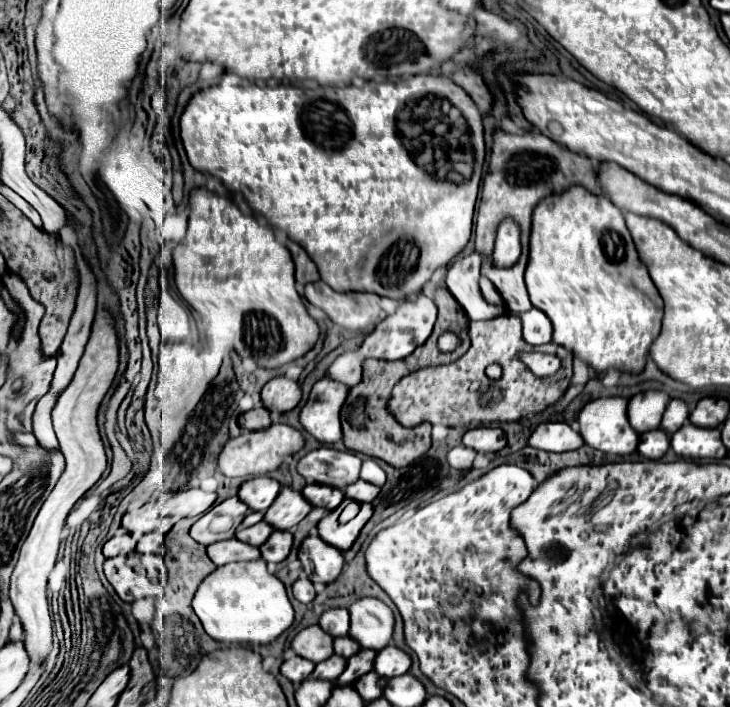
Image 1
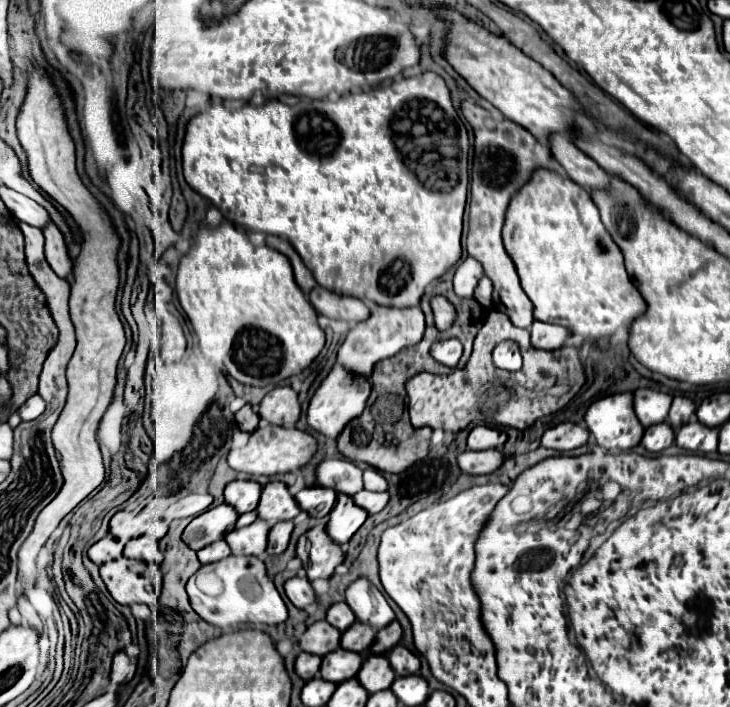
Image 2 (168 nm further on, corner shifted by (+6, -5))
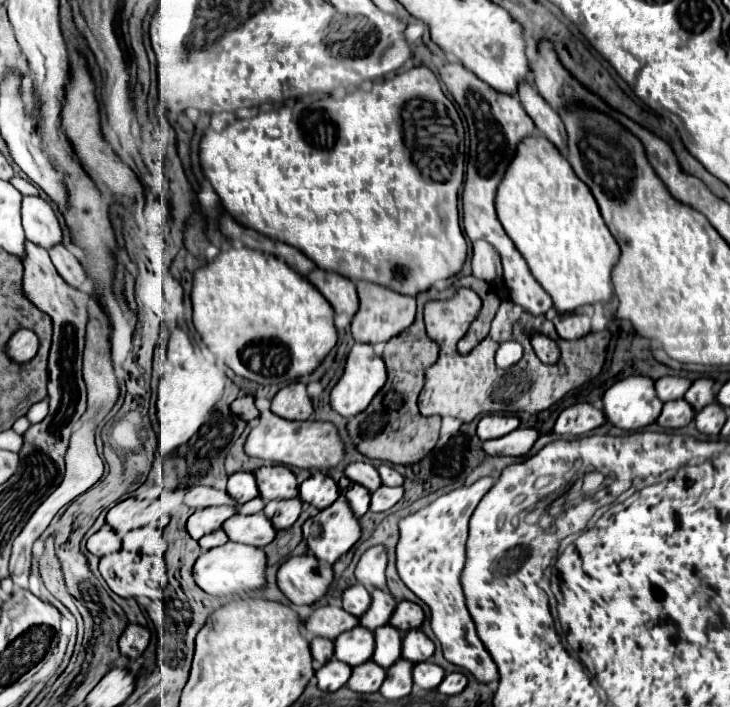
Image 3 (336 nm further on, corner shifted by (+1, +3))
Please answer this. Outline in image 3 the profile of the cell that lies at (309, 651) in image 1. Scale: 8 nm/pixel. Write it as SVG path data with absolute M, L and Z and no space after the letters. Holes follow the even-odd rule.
M322 606L312 612L304 626L314 636L336 640L342 632L348 632L354 626L358 626L358 618L344 612L340 606Z

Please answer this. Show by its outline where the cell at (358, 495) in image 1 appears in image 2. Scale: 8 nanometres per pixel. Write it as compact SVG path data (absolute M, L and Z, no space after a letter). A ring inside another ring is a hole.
M361 490L353 496L355 504L361 506L363 510L367 510L369 514L377 514L381 512L387 502L389 502L389 492L369 492L369 490Z

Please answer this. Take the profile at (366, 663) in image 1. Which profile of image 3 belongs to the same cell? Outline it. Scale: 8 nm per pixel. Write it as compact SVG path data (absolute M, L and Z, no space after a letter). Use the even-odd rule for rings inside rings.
M398 602L394 614L390 616L390 626L398 628L400 632L408 632L414 630L422 624L424 620L424 612L418 604L412 602Z

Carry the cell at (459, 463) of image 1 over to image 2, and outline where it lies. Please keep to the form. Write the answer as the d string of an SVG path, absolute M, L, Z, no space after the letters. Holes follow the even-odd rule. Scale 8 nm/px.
M481 450L481 452L463 452L459 454L457 462L459 462L459 468L467 474L491 474L495 472L501 464L503 464L505 456L501 450Z

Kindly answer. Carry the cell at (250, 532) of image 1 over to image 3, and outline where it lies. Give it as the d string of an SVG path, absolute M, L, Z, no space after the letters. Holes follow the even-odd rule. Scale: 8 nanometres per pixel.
M258 512L252 516L234 514L230 520L226 520L222 530L228 534L228 538L232 542L250 544L250 546L258 546L258 548L264 548L276 536L274 526L264 516L264 512Z

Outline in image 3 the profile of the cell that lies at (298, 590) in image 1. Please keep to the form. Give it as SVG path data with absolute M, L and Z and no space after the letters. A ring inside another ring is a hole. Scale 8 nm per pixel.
M304 554L288 558L278 570L278 586L286 598L296 604L314 604L320 600L332 582L332 566Z

